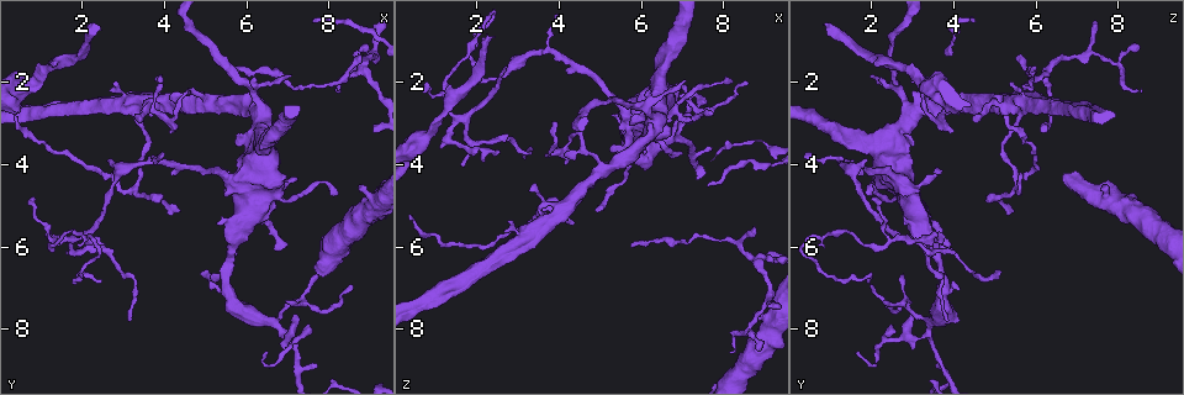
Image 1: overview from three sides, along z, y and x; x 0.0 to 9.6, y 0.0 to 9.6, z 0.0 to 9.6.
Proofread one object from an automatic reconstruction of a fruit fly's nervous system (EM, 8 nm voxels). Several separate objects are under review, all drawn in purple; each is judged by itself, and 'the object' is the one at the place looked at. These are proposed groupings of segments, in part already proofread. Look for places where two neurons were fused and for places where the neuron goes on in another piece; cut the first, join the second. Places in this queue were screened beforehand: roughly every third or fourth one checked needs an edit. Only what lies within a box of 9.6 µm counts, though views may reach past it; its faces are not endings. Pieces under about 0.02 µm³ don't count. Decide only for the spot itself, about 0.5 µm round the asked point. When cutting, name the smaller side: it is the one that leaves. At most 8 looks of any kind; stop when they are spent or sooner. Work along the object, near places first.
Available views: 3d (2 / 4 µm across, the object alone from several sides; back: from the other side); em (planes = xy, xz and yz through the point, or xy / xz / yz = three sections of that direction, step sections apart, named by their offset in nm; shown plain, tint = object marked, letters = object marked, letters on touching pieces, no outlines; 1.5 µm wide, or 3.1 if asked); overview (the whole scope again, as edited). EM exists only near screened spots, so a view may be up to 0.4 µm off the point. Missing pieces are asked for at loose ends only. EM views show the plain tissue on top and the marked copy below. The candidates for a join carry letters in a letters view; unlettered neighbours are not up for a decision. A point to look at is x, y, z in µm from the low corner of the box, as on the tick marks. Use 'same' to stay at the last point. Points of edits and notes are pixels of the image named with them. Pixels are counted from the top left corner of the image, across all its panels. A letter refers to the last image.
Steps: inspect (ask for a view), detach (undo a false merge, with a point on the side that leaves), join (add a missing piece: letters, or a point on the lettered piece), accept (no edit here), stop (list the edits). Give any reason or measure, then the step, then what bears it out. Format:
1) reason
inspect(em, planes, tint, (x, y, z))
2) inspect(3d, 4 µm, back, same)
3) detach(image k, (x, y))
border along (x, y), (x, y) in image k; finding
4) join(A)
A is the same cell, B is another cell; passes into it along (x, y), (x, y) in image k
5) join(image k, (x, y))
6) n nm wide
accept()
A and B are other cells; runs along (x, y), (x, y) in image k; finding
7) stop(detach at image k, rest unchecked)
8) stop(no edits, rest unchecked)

tapers out
inspect(em, planes, letters, (1.60, 6.15, 4.05))

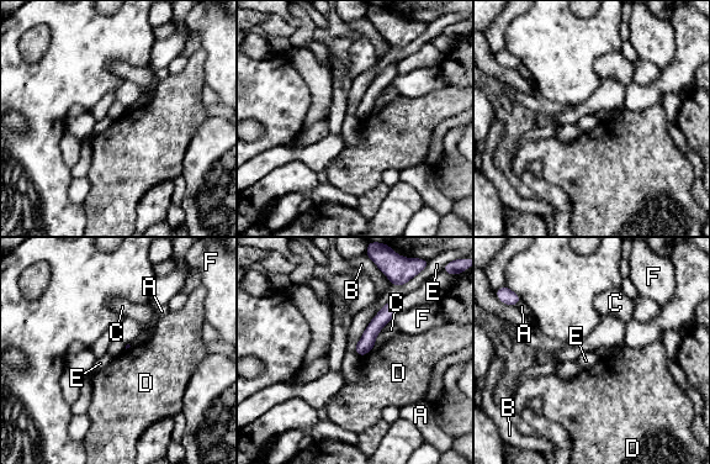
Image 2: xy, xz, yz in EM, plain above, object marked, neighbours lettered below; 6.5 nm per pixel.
accept()
A, B, C, D, E and F are other cells; border along (374, 347), (361, 357) in image 2; none of them fits

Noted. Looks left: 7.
tapers out
inspect(em, planes, letters, (7.10, 1.90, 2.00))

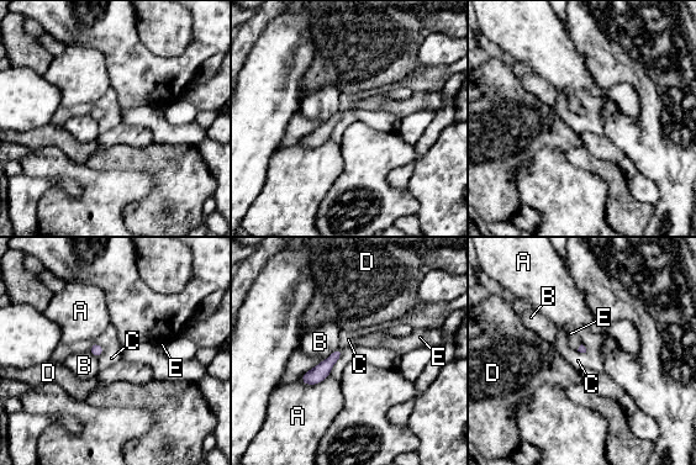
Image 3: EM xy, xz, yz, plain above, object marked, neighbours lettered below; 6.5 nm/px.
A touches over 200 nm
accept()
A, B, C, D and E are other cells; border along (338, 347), (342, 354), (330, 375) in image 3; none of them fits

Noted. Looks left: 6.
inspect(em, planes, letters, (8.70, 1.40, 5.55))

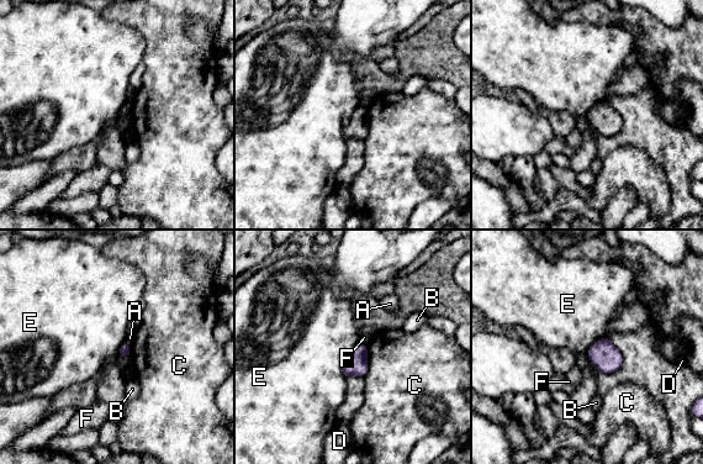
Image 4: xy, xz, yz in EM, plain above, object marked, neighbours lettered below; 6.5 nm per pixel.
accept()
A, B, C, D, E and F are other cells; border along (604, 335), (586, 353) in image 4; none of them fits

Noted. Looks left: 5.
end of a long branch
inspect(3d, 2 µm, (2.25, 0.55, 0.85))

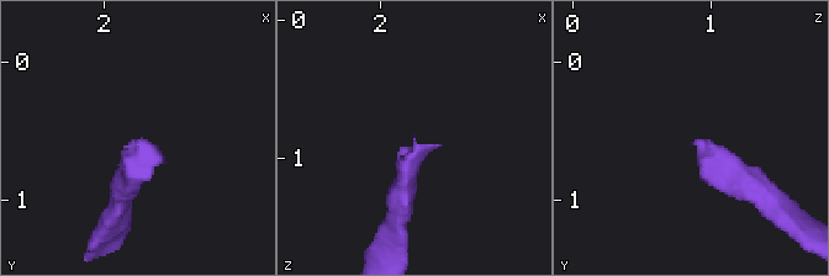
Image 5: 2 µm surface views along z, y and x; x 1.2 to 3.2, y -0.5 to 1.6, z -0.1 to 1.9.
inspect(em, planes, tint, (2.24, 0.60, 0.82))

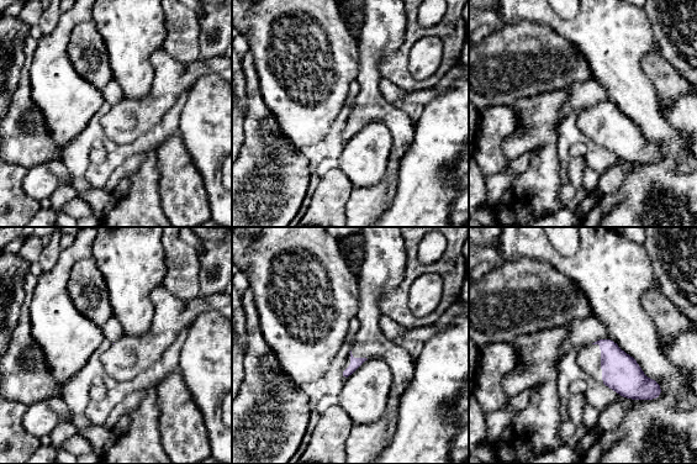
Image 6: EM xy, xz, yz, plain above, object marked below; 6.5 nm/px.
inspect(em, planes, letters, same)

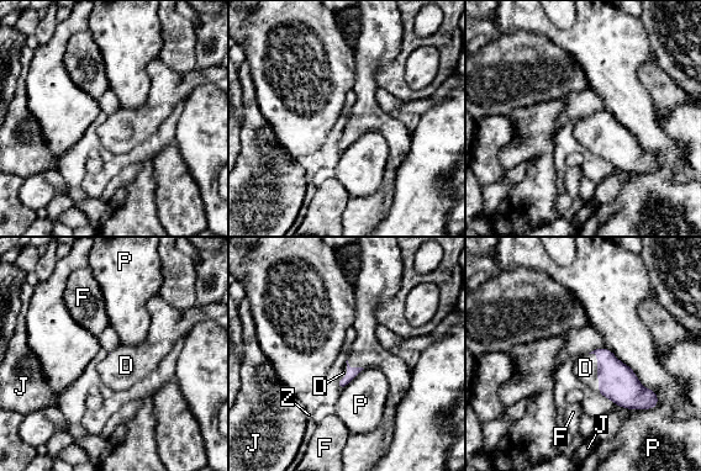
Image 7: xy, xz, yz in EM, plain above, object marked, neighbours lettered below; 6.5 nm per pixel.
join(D)
D is the same cell, F, J, P and Z are other cells; it goes on there

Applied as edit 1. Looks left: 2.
stop(join at image 7, rest unchecked)

